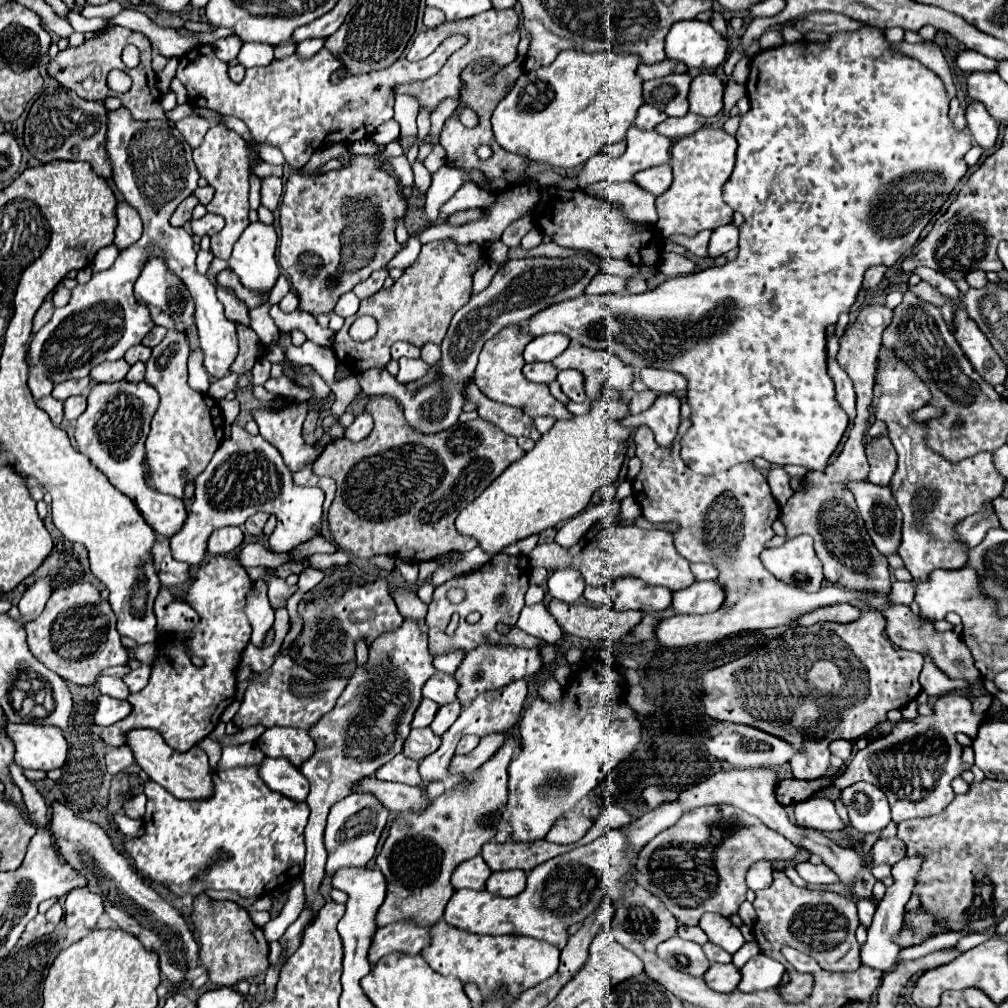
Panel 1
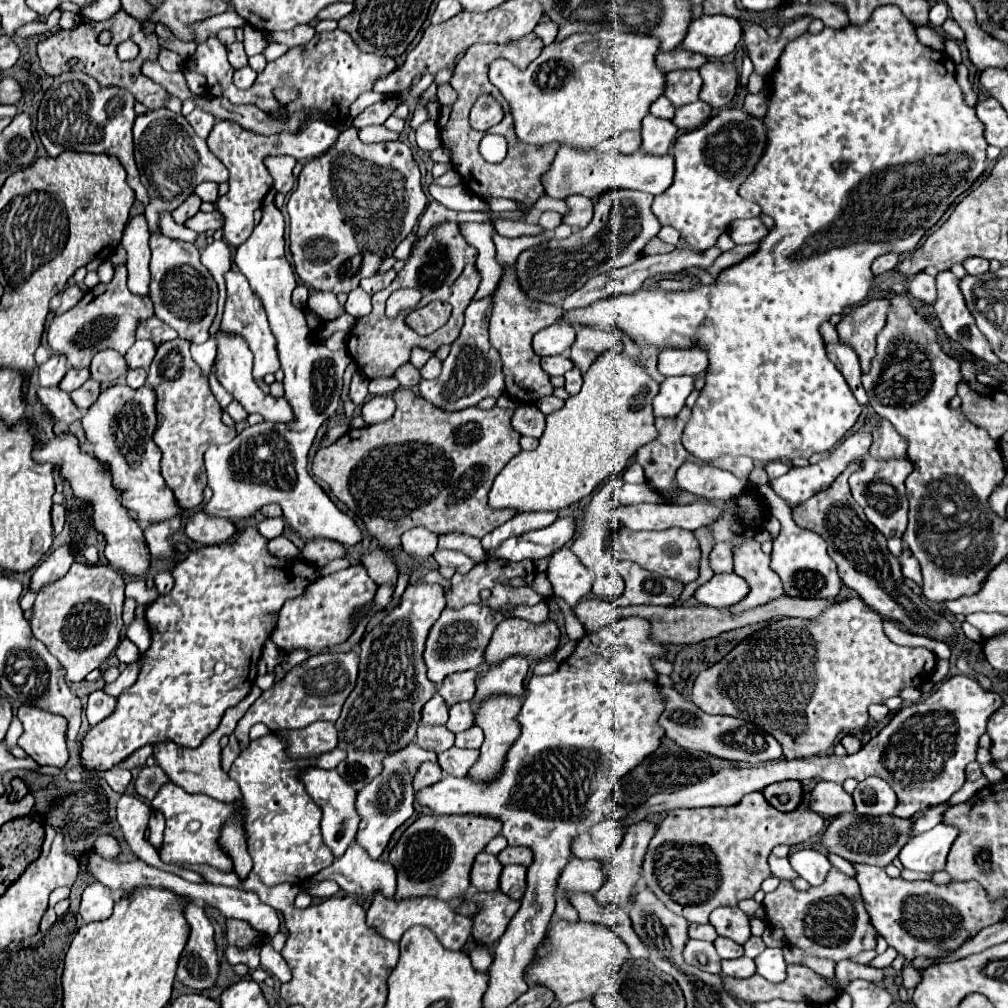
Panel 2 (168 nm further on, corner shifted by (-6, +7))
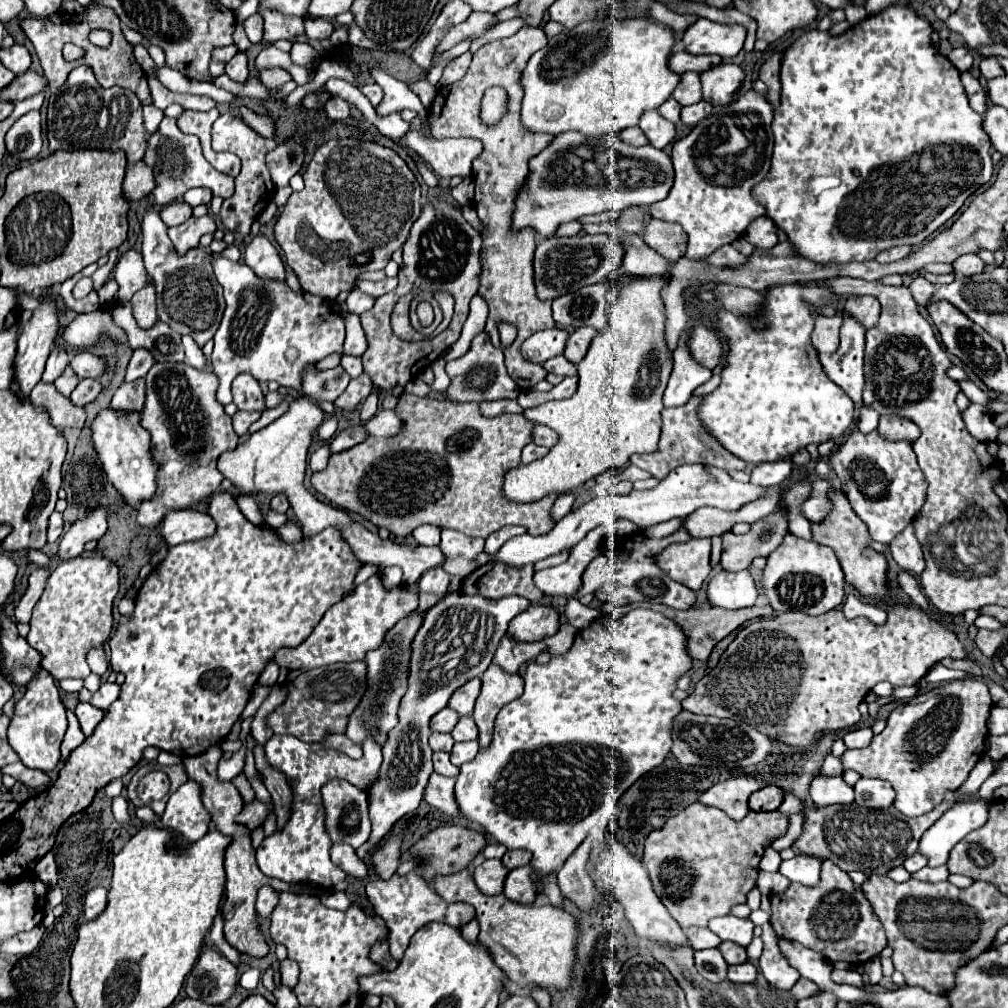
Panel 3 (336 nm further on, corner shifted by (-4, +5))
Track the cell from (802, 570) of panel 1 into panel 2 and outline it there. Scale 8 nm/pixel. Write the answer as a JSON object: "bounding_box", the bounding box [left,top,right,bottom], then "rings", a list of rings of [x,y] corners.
{"bounding_box":[759,487,841,597],"rings":[[[759,487],[761,497],[771,507],[771,513],[781,521],[781,533],[773,541],[773,553],[771,553],[771,569],[781,577],[785,593],[791,597],[835,597],[841,587],[841,579],[837,575],[837,567],[827,555],[827,545],[823,537],[819,537],[813,531],[801,529],[791,519],[791,509],[783,499],[769,487]]]}

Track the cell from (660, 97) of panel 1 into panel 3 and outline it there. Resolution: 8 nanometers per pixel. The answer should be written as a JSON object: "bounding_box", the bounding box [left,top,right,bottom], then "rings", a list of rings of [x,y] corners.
{"bounding_box":[673,73,701,105],"rings":[[[683,73],[681,83],[673,91],[673,99],[677,99],[681,105],[693,105],[693,103],[701,101],[699,73]]]}

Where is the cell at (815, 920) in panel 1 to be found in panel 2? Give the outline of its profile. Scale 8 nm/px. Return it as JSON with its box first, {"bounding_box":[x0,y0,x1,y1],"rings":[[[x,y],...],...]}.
{"bounding_box":[763,867,877,963],"rings":[[[835,867],[829,871],[823,885],[809,887],[807,891],[797,891],[791,881],[781,879],[779,887],[765,895],[763,909],[769,927],[781,929],[785,933],[785,943],[803,949],[807,955],[827,957],[837,963],[861,951],[875,949],[877,945],[875,929],[867,917],[857,881]]]}

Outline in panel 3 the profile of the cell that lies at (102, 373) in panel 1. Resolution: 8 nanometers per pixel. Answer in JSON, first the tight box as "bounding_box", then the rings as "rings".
{"bounding_box":[71,351,105,379],"rings":[[[83,351],[83,353],[77,353],[73,359],[71,359],[71,369],[77,373],[77,377],[91,377],[91,379],[97,379],[103,375],[105,371],[105,361],[89,351]]]}

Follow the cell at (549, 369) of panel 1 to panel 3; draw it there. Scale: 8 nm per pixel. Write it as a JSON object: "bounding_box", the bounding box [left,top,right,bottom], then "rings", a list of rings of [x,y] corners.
{"bounding_box":[543,355,577,377],"rings":[[[557,355],[557,357],[549,359],[549,361],[545,361],[543,367],[545,367],[549,373],[557,373],[557,375],[563,375],[563,377],[567,377],[567,375],[577,375],[577,367],[575,367],[573,363],[569,363],[563,355]]]}

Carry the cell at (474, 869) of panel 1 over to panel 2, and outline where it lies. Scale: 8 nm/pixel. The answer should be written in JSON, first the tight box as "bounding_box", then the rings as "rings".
{"bounding_box":[471,851,503,891],"rings":[[[483,851],[475,857],[473,869],[471,869],[471,885],[477,891],[495,891],[499,889],[499,875],[503,865],[497,861],[495,855]]]}

